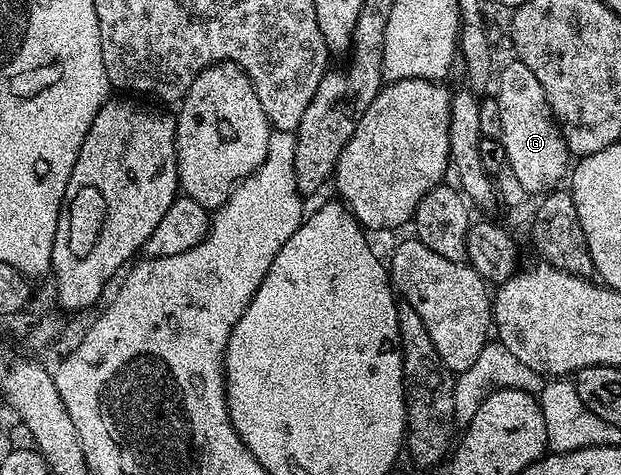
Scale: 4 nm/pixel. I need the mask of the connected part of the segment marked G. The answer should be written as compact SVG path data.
M511 60L496 78L496 99L499 106L500 121L503 128L502 143L508 152L508 168L516 172L516 178L526 190L527 195L545 195L555 189L558 182L567 177L572 166L572 155L554 113L550 111L548 96L540 88L540 80L524 63Z

